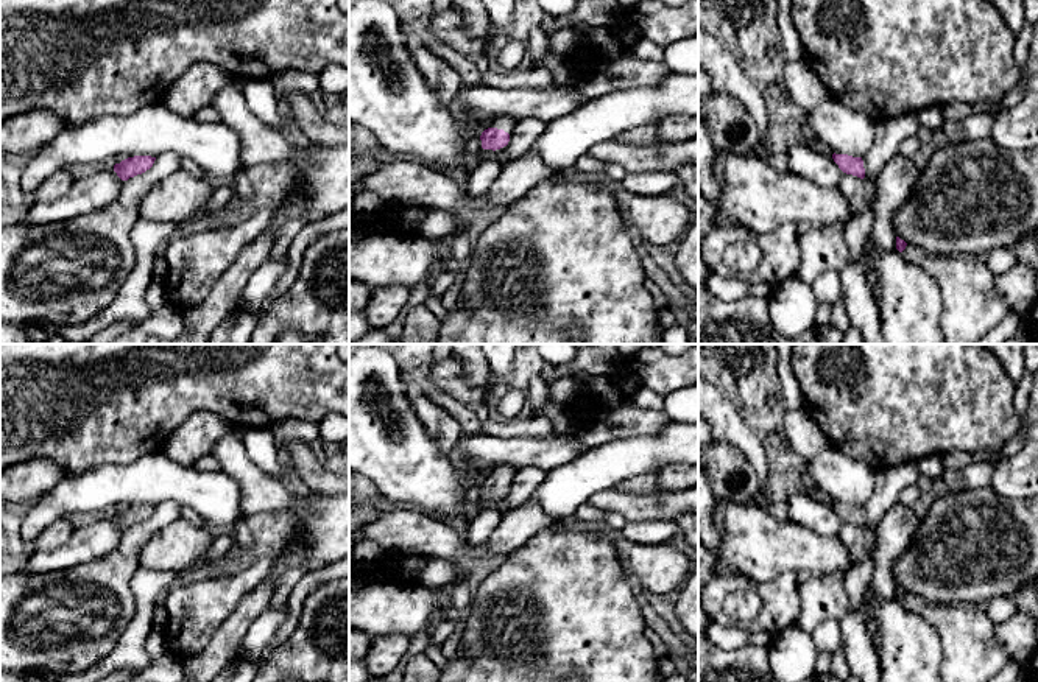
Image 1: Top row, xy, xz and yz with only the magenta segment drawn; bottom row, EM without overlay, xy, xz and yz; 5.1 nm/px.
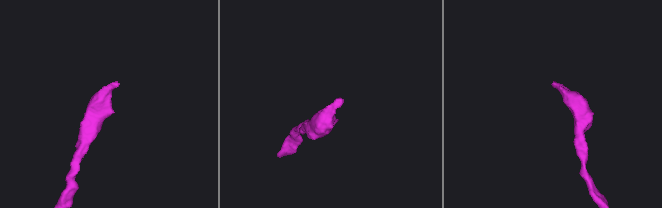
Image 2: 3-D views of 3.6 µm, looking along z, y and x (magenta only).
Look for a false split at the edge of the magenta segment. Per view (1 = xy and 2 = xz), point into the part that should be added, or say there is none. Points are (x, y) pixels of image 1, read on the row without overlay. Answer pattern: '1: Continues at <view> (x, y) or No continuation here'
1: No continuation here
2: Continues at xz (505, 472)

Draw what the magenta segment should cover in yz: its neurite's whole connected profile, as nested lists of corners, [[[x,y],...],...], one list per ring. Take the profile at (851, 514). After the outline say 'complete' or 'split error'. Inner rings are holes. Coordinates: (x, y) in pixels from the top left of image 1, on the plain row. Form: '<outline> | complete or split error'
[[[834,501],[832,508],[843,522],[857,525],[860,528],[865,526],[865,517],[863,517],[862,506],[853,506],[848,503],[835,503]]] | complete

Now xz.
[[[510,466],[496,467],[480,484],[483,498],[500,498],[508,494],[514,469]]] | split error

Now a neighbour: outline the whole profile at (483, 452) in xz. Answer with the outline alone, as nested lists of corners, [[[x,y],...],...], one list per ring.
[[[485,433],[469,434],[464,441],[464,458],[457,466],[466,473],[468,483],[482,481],[491,475],[499,466],[510,466],[514,470],[524,467],[536,467],[549,472],[555,467],[564,466],[575,459],[586,450],[580,433],[558,434],[552,438],[533,439],[533,438],[499,438]]]

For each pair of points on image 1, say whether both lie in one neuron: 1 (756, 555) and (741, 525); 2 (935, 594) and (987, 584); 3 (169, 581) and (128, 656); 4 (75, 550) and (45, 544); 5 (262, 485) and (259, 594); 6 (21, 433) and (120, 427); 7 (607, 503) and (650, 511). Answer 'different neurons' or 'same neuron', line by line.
1: same neuron
2: same neuron
3: same neuron
4: different neurons
5: different neurons
6: same neuron
7: same neuron

